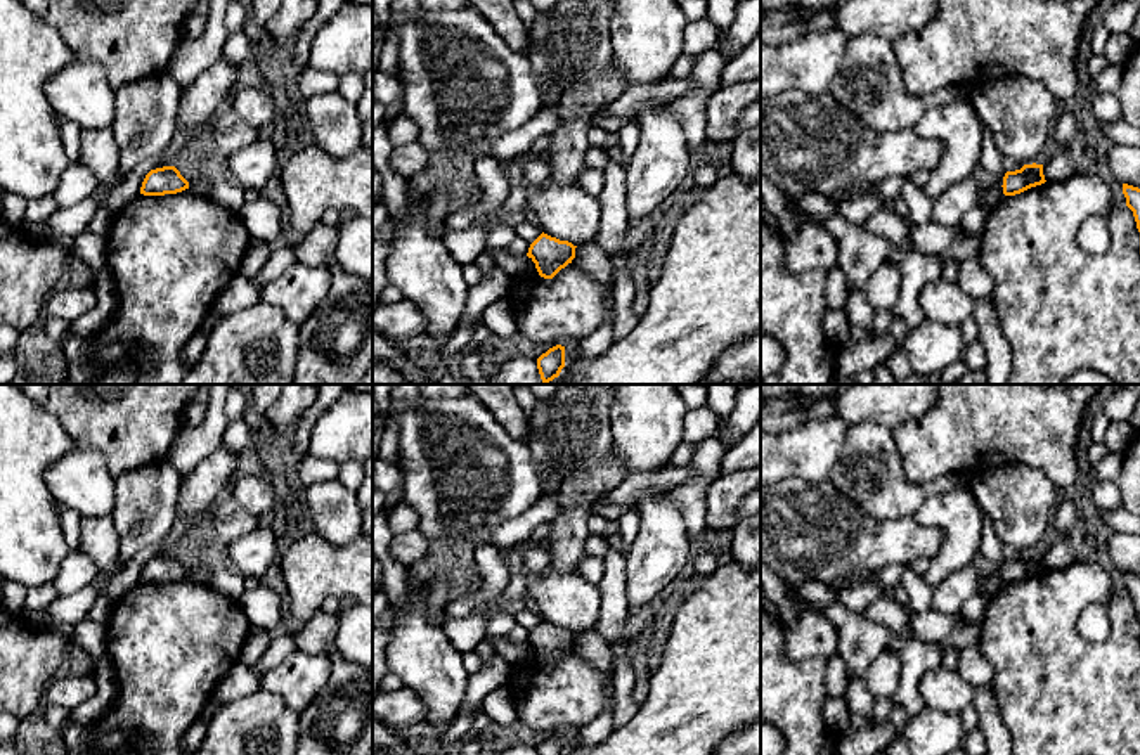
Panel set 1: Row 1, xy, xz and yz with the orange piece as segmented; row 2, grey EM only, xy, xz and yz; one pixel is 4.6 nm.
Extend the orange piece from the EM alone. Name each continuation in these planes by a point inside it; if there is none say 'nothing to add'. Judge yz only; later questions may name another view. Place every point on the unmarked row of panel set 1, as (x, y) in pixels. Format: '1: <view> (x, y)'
nothing to add

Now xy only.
nothing to add

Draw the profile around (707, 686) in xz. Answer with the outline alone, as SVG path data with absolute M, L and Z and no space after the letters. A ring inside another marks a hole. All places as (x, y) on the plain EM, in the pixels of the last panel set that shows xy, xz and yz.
M731 561L707 577L703 585L695 590L677 610L670 636L658 667L650 674L650 693L632 719L613 731L605 741L593 746L575 746L567 755L712 755L717 746L740 727L761 717L761 565L745 568Z

